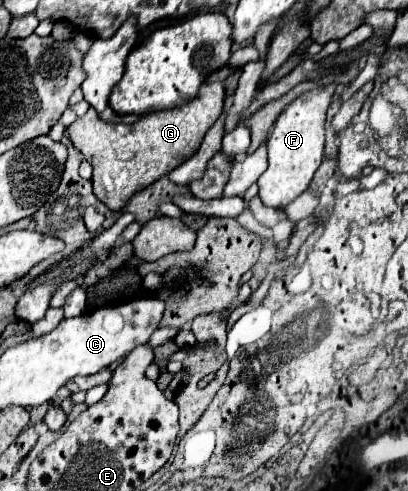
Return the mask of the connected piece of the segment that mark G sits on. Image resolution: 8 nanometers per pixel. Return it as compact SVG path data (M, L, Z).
M220 82L204 84L198 96L180 108L170 108L142 116L134 124L108 124L102 122L94 108L68 126L72 144L94 166L94 194L112 212L122 212L130 198L154 184L186 158L194 156L206 130L220 118L224 110L224 86Z

